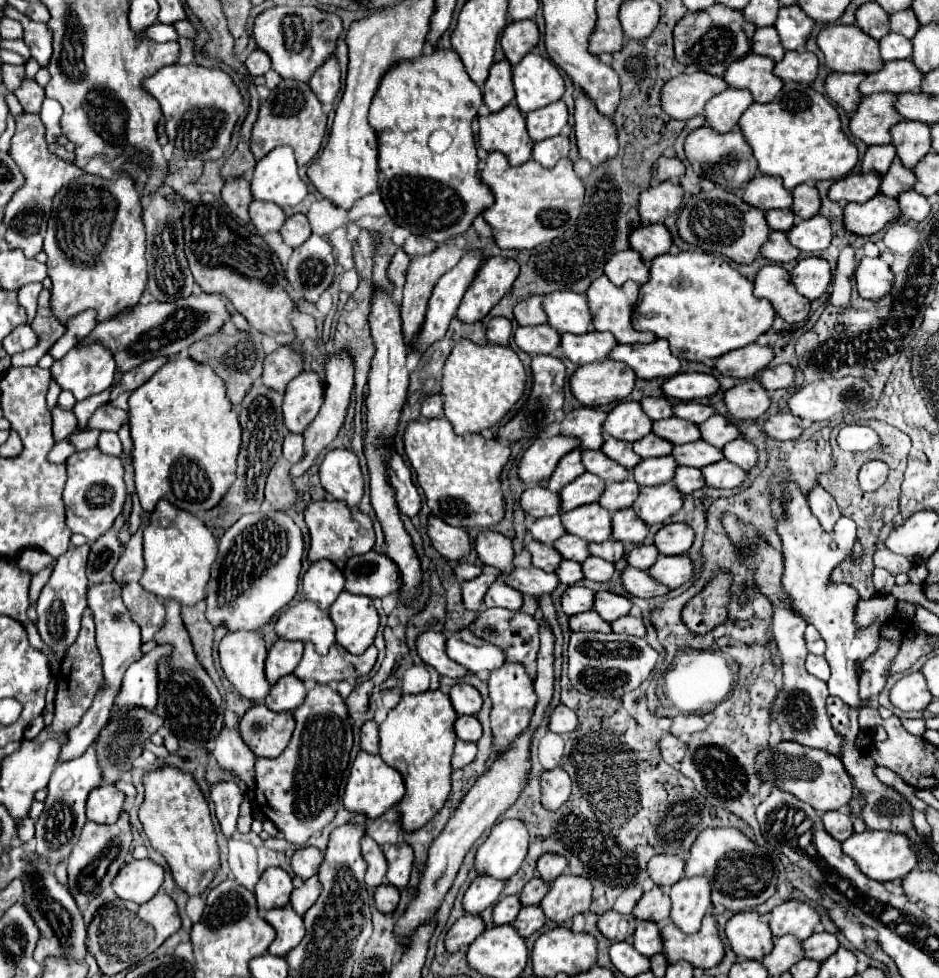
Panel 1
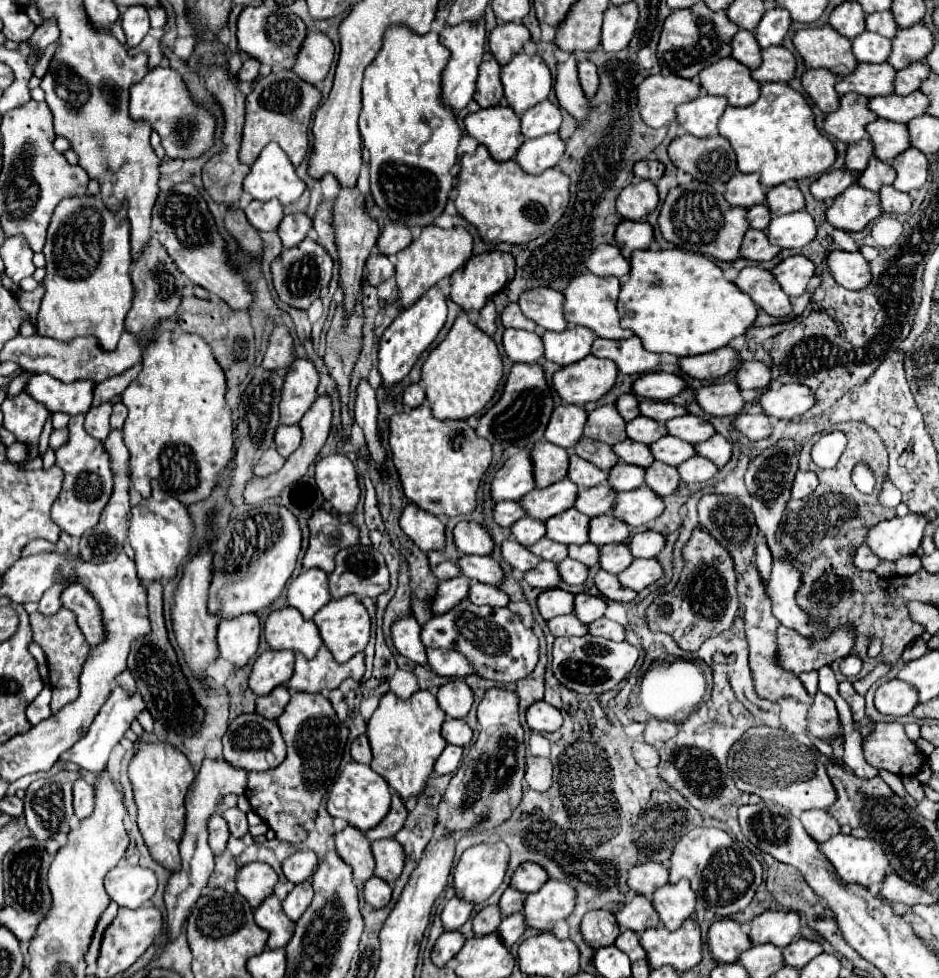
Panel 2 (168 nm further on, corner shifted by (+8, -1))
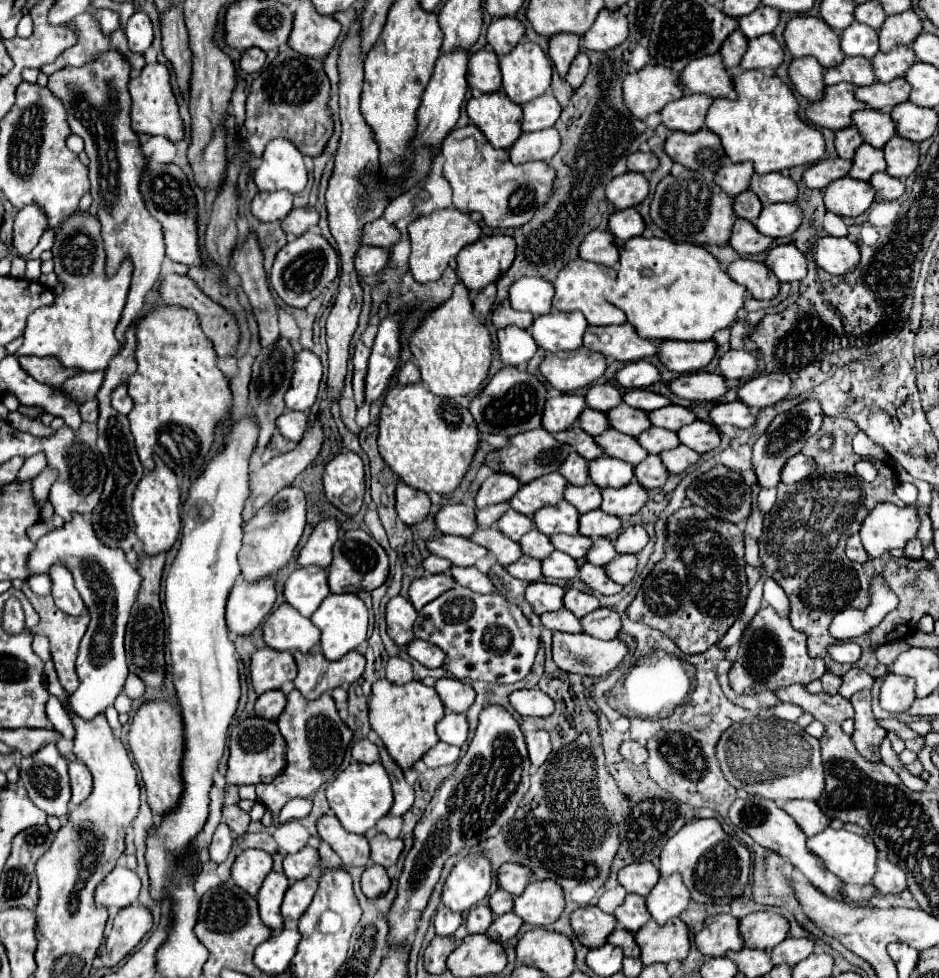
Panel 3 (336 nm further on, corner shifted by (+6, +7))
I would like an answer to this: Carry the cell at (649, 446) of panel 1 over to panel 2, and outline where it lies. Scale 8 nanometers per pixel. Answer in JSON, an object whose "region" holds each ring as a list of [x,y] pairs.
{"region":[[[626,439],[622,443],[616,443],[612,449],[624,463],[632,463],[640,467],[650,467],[654,463],[654,455],[650,453],[650,447],[642,443]]]}

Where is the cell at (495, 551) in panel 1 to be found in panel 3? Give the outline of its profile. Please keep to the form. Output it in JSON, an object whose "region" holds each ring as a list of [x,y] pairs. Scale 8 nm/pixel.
{"region":[[[462,503],[460,505],[444,505],[440,511],[436,511],[434,523],[440,533],[470,537],[476,531],[474,507],[468,507]]]}

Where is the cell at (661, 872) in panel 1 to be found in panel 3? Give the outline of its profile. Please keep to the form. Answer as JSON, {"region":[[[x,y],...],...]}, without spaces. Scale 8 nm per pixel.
{"region":[[[632,863],[618,871],[618,883],[628,891],[646,897],[656,881],[660,879],[660,873],[654,863]]]}

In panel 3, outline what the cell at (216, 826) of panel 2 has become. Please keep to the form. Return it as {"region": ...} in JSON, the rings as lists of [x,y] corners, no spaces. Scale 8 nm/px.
{"region":[[[218,823],[214,835],[212,835],[212,843],[210,843],[210,859],[214,863],[222,863],[228,853],[230,853],[230,847],[232,847],[232,835],[230,835],[230,829],[228,825],[224,823]]]}

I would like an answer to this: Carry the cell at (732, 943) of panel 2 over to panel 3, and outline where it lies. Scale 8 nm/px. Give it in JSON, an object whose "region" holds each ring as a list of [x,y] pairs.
{"region":[[[712,915],[704,919],[702,929],[694,933],[694,943],[704,957],[724,957],[730,951],[740,951],[738,919],[732,915]]]}

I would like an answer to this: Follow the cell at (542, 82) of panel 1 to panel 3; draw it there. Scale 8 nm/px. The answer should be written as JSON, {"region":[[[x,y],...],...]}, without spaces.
{"region":[[[518,43],[508,55],[500,57],[502,89],[518,105],[548,91],[552,67],[544,51],[532,43]]]}

